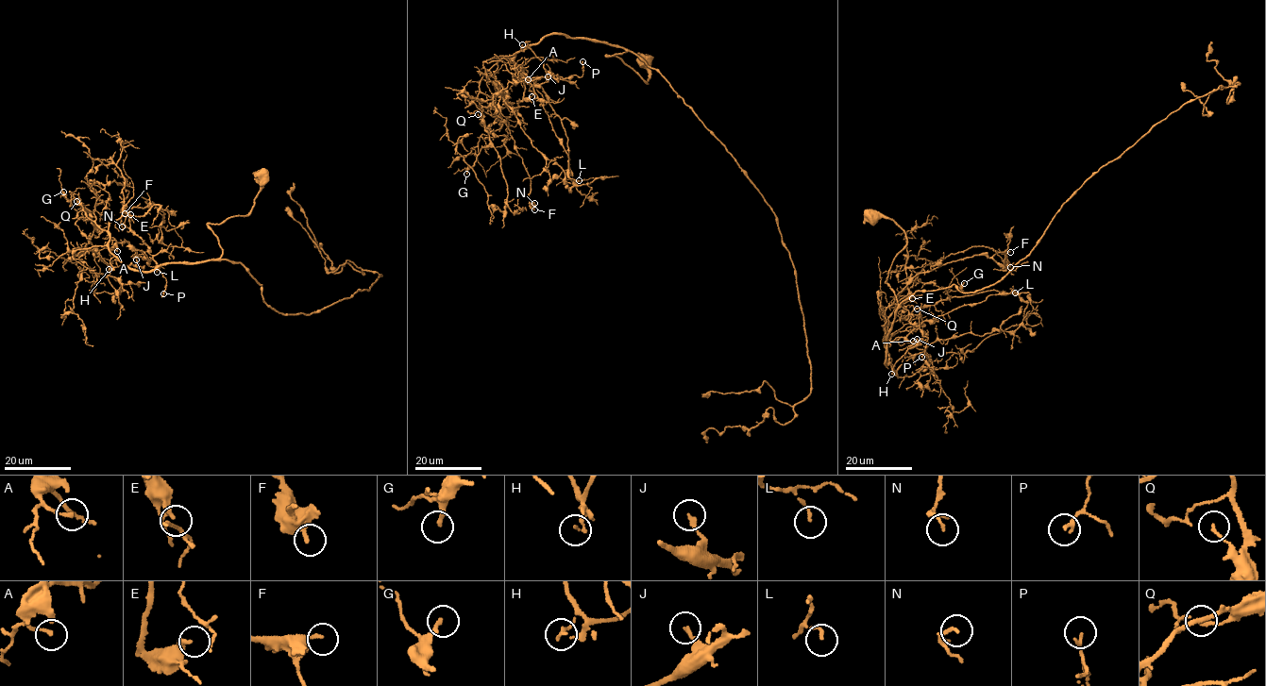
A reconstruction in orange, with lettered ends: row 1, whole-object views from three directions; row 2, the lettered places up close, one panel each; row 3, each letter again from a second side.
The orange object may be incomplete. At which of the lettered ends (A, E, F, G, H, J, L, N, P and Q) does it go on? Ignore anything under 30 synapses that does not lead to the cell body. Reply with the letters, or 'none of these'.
none of these

